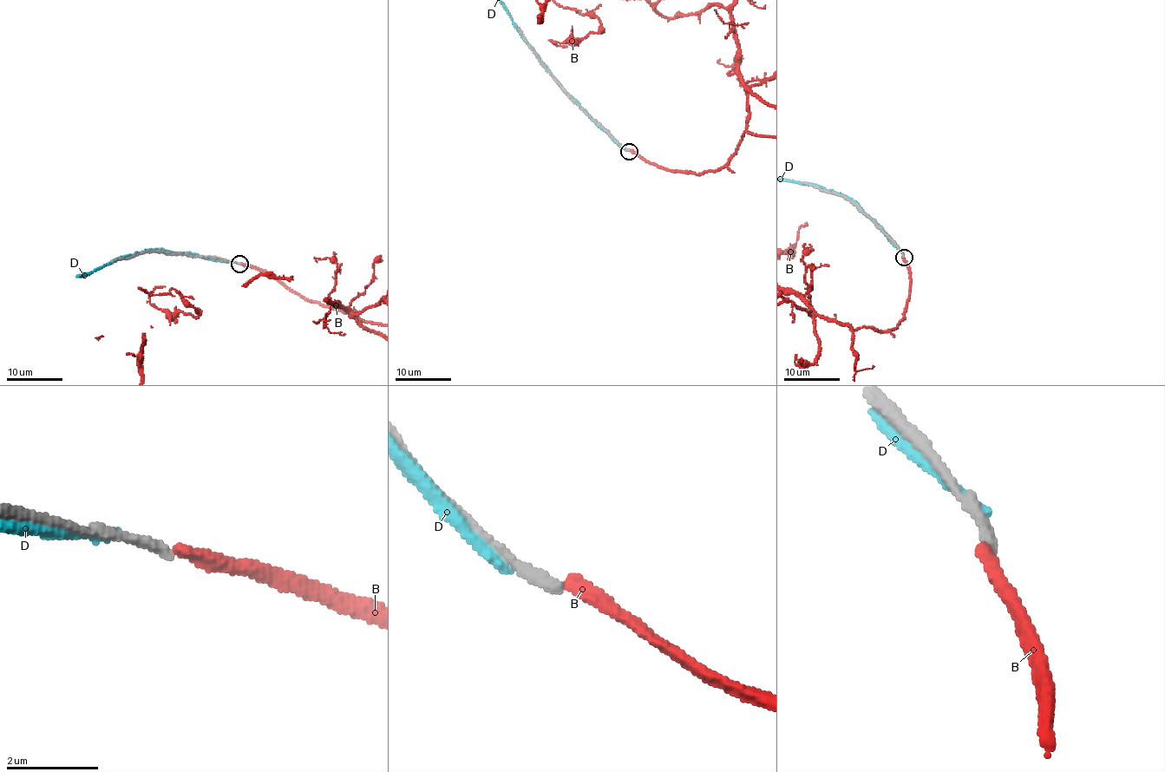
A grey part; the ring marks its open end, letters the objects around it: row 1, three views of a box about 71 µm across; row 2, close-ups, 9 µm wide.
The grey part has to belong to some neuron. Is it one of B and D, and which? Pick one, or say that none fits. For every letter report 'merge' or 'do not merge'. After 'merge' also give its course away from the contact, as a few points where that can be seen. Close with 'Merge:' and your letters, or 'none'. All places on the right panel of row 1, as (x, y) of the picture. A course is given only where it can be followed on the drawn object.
B: do not merge
D: do not merge
Merge: none

